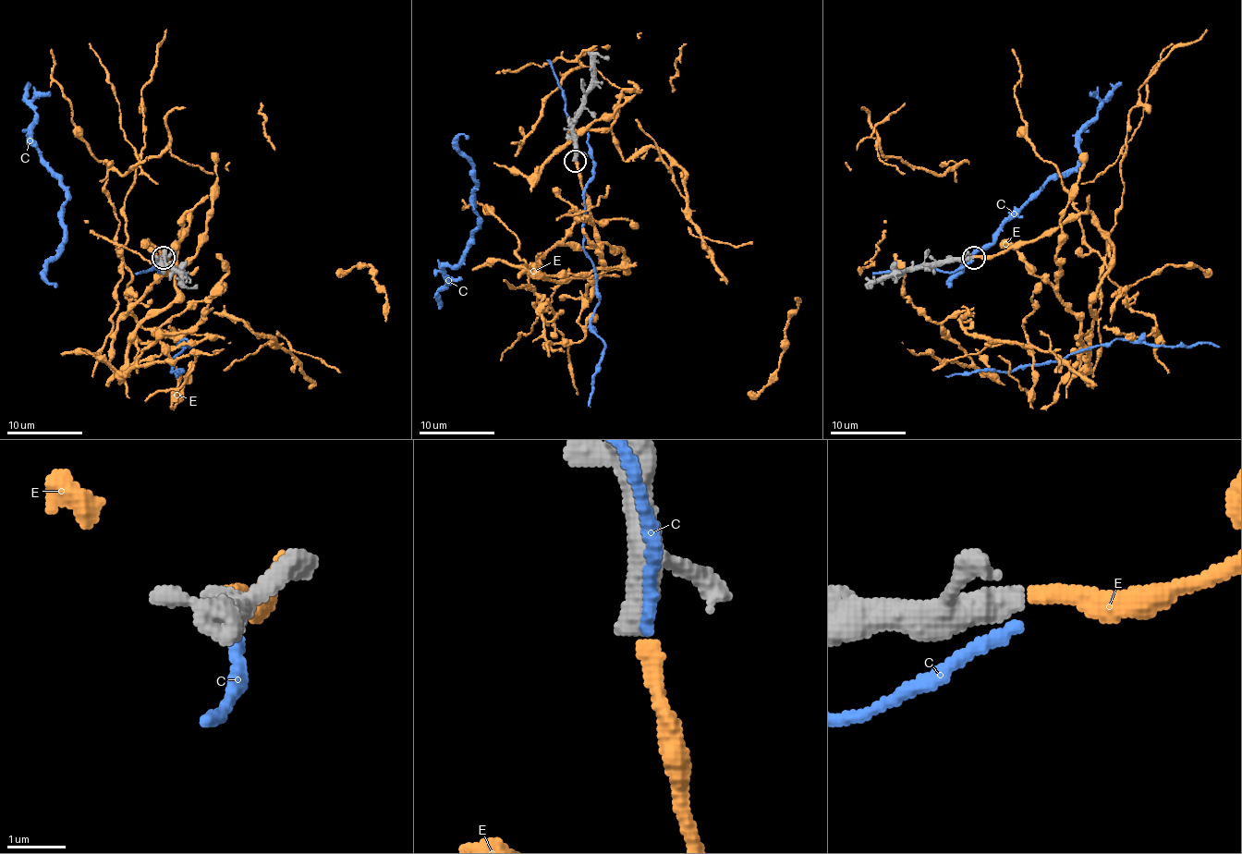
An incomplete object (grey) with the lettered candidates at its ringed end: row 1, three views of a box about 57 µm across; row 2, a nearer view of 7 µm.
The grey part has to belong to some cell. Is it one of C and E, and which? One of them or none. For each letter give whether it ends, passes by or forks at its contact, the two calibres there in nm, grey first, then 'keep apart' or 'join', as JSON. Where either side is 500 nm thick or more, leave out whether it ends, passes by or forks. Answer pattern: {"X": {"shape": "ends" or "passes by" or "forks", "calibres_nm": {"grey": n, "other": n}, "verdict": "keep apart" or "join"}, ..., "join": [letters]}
{"C": {"shape": "ends", "calibres_nm": {"grey": 460, "other": 280}, "verdict": "keep apart"}, "E": {"calibres_nm": {"grey": 500, "other": 300}, "verdict": "keep apart"}, "join": []}

